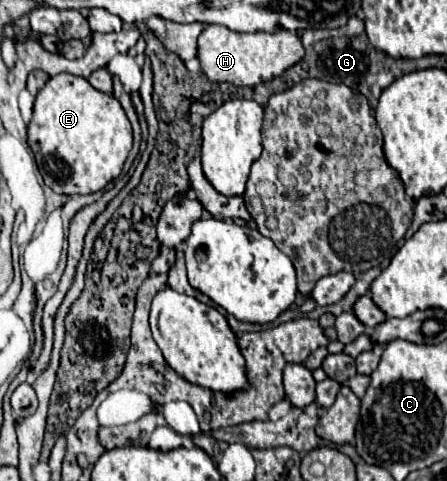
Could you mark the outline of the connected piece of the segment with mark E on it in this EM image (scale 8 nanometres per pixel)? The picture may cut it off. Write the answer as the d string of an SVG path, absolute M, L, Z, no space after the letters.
M60 74L52 76L36 96L28 144L44 182L56 194L92 194L122 172L132 148L132 126L114 96L96 92L86 78Z

